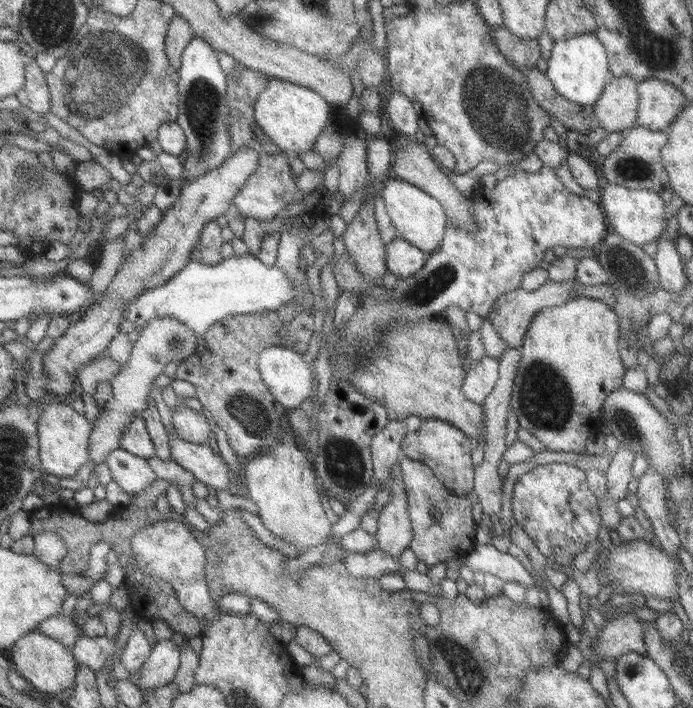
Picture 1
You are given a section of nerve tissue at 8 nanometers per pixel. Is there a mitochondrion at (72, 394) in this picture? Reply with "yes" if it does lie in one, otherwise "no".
no

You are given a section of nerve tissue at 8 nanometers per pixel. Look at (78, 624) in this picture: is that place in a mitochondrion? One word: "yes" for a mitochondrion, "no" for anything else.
no

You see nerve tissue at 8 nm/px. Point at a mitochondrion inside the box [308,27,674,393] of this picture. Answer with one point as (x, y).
(496, 108)

